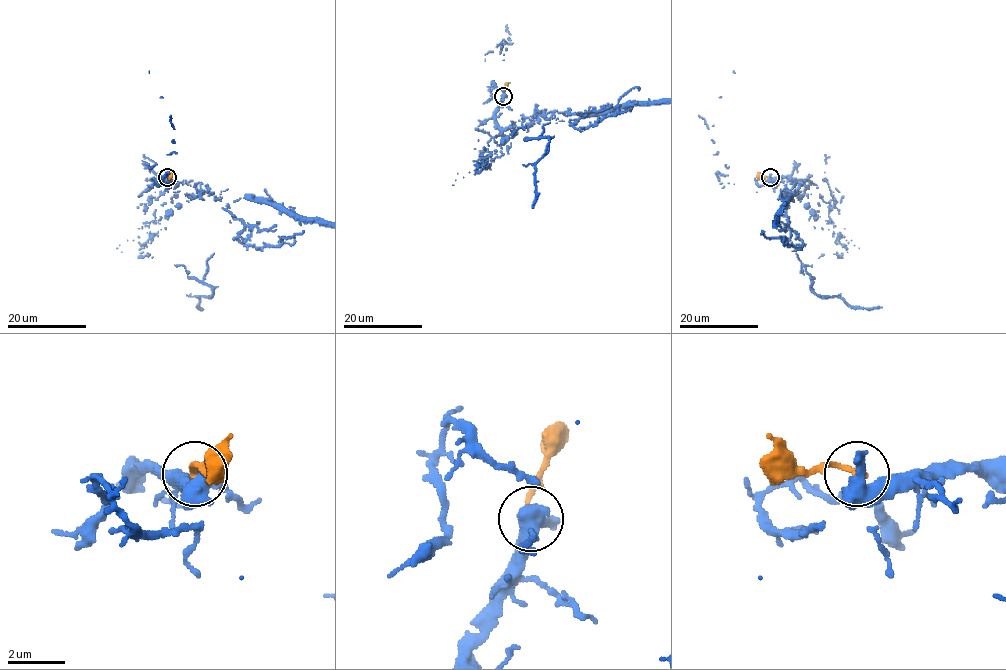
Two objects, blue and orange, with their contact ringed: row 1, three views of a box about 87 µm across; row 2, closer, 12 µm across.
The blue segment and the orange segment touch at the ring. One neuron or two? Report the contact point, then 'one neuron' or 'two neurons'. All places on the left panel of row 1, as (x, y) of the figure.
at (167, 177); two neurons

